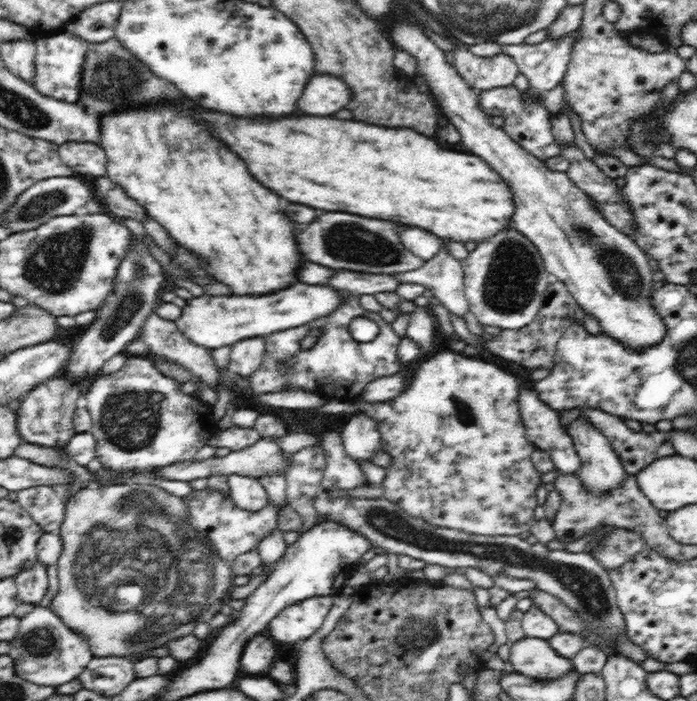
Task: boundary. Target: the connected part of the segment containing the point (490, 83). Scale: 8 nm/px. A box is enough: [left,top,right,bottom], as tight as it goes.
[423,27,519,91]

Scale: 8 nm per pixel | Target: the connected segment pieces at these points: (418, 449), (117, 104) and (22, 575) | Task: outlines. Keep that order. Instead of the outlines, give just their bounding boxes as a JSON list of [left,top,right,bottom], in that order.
[[315,350,542,536],[80,38,182,114],[13,560,48,605]]

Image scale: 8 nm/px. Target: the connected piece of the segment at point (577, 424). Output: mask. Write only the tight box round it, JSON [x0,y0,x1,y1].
[565,416,627,494]

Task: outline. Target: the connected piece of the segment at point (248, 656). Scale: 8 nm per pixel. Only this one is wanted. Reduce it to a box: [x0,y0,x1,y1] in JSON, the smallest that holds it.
[240,630,279,676]

